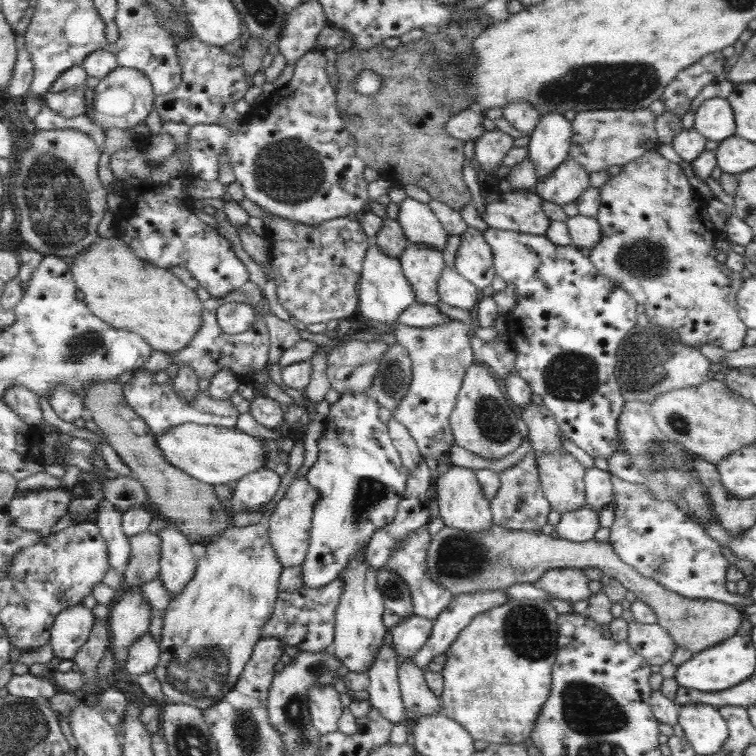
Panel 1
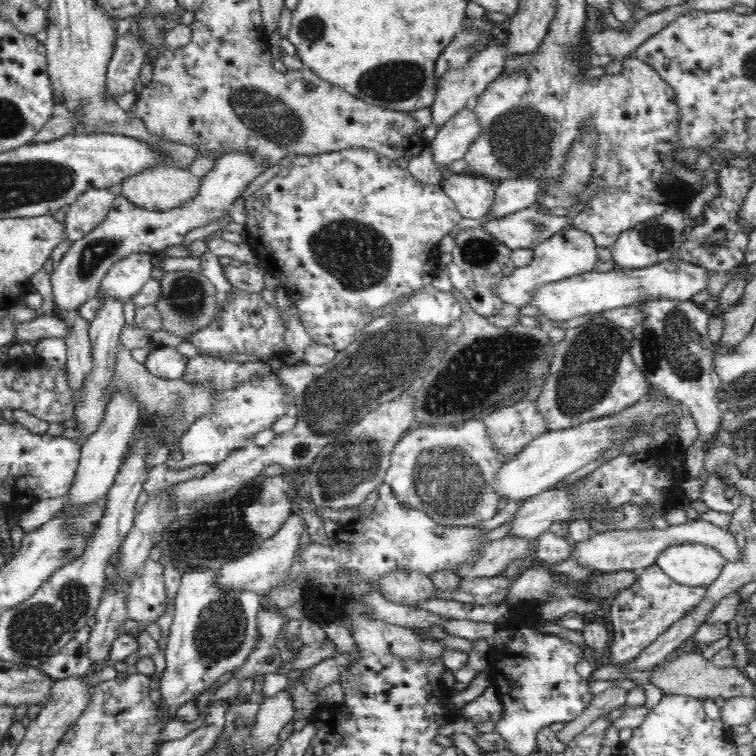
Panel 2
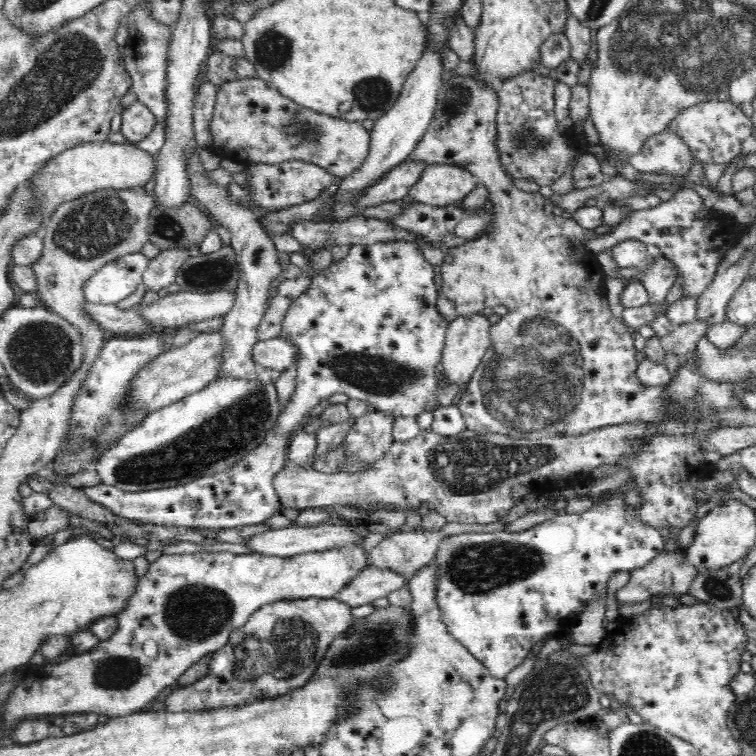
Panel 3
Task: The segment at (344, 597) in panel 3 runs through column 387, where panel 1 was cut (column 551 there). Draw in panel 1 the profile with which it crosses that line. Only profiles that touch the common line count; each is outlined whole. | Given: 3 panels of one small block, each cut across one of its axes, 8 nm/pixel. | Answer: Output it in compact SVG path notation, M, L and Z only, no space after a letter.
M564 568L549 569L532 584L549 596L557 600L568 600L571 604L589 598L587 582L588 578L582 569Z

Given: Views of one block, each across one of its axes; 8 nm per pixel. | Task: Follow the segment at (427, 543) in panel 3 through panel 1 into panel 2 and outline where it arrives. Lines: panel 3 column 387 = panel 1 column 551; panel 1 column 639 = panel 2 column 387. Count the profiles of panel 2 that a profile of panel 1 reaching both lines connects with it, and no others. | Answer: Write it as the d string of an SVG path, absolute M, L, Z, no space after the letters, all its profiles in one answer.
M390 572L377 584L380 594L390 603L414 606L436 599L436 585L431 577L419 572Z

